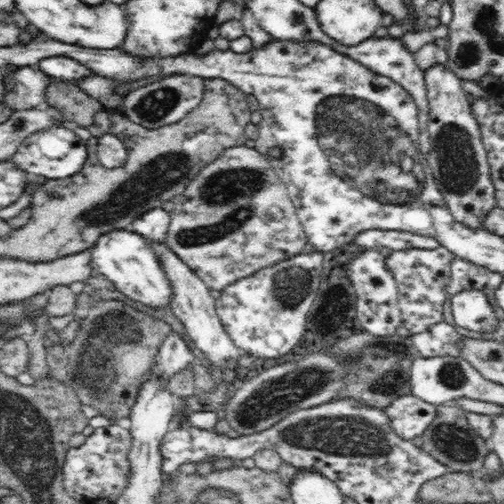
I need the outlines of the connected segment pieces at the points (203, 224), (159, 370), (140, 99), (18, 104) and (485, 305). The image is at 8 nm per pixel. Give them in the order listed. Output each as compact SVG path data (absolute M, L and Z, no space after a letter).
M234 146L224 150L217 160L200 169L197 177L187 184L181 195L171 199L174 207L169 213L171 220L164 243L209 289L219 291L233 285L239 278L302 254L308 239L289 194L280 194L276 189L279 188L278 181L280 178L267 157L255 148Z
M175 332L167 335L166 340L159 346L155 360L155 372L163 378L172 378L176 372L184 370L197 361L186 342Z
M171 75L158 82L140 86L124 95L122 114L131 122L146 129L158 129L168 124L176 124L195 110L202 102L205 92L205 80L191 75Z
M20 67L5 76L3 104L10 109L30 110L47 105L46 92L50 78L38 67Z
M482 290L457 292L451 298L451 308L457 327L492 332L498 326L492 305Z

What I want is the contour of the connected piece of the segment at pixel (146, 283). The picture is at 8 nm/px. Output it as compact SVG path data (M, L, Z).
M128 228L102 234L92 247L91 260L94 267L98 266L99 273L106 276L113 283L114 288L128 298L158 310L171 308L170 302L174 293L172 293L170 279L162 269L162 263L158 261L152 243L141 234Z

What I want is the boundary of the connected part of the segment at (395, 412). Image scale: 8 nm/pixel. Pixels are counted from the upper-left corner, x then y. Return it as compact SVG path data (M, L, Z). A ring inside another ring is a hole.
M412 394L394 399L384 411L394 432L407 441L421 436L436 418L436 406Z

